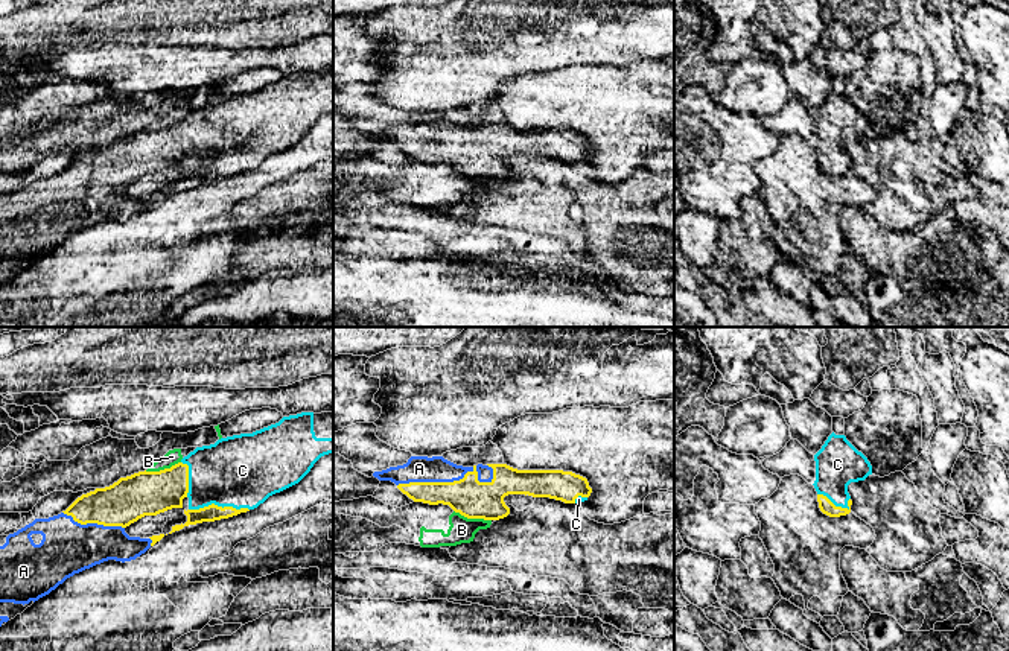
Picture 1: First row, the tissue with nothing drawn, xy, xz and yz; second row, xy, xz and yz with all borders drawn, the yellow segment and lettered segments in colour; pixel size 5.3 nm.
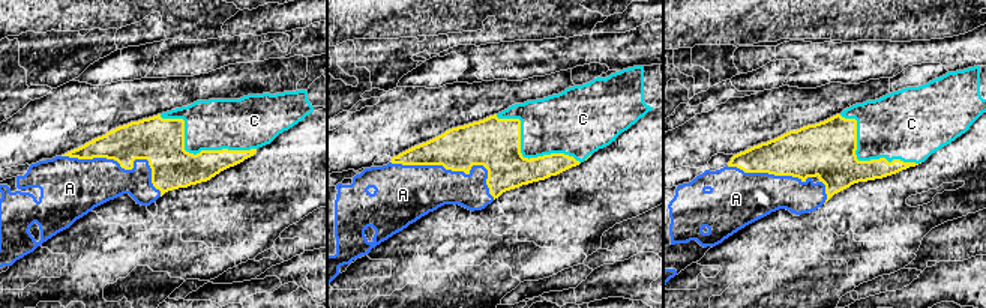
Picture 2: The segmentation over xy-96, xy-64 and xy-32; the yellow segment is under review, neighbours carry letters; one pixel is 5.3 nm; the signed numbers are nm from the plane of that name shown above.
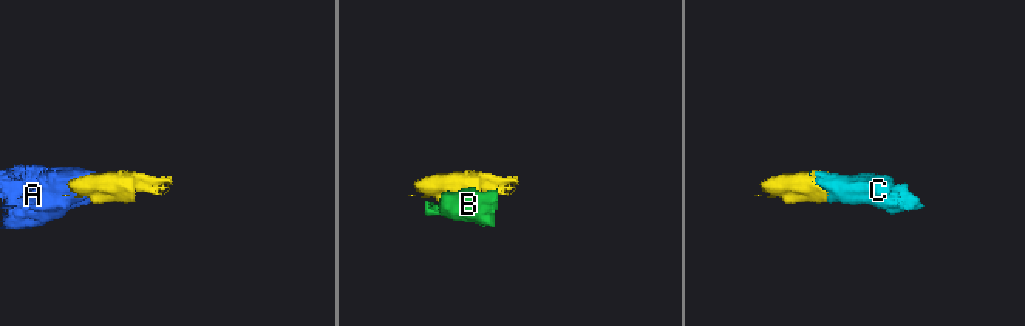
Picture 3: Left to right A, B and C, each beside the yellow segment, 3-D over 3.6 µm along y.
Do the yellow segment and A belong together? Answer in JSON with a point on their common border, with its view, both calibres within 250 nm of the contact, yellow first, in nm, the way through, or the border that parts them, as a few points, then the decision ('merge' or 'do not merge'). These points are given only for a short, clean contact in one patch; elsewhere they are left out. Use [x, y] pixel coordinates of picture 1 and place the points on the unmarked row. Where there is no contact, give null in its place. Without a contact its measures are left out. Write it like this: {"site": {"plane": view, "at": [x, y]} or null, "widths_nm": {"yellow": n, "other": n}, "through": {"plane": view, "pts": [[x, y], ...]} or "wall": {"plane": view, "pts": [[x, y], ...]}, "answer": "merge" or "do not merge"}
{"site": {"plane": "xz", "at": [454, 140]}, "widths_nm": {"yellow": 200, "other": 140}, "answer": "merge"}

